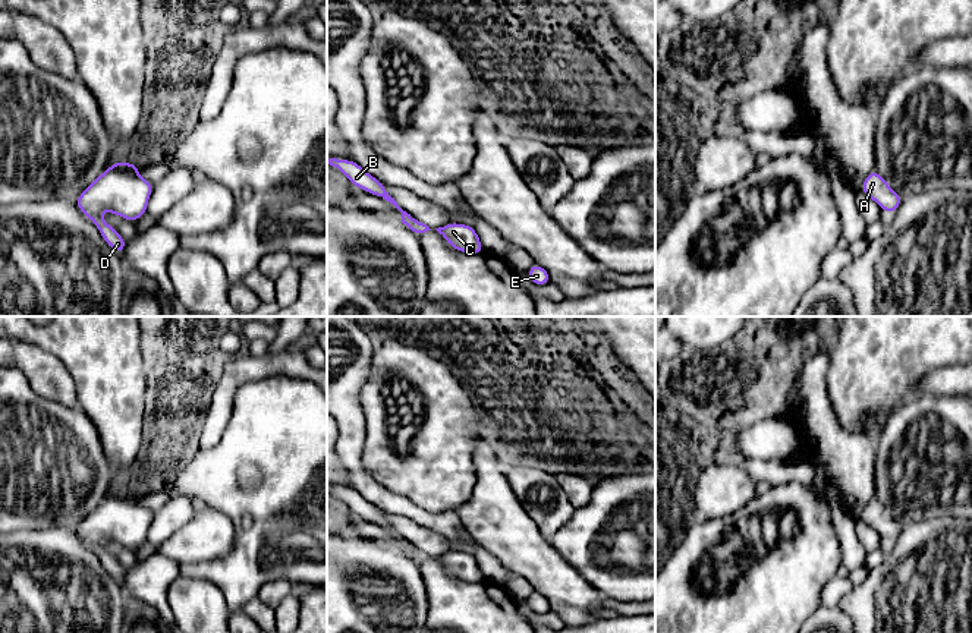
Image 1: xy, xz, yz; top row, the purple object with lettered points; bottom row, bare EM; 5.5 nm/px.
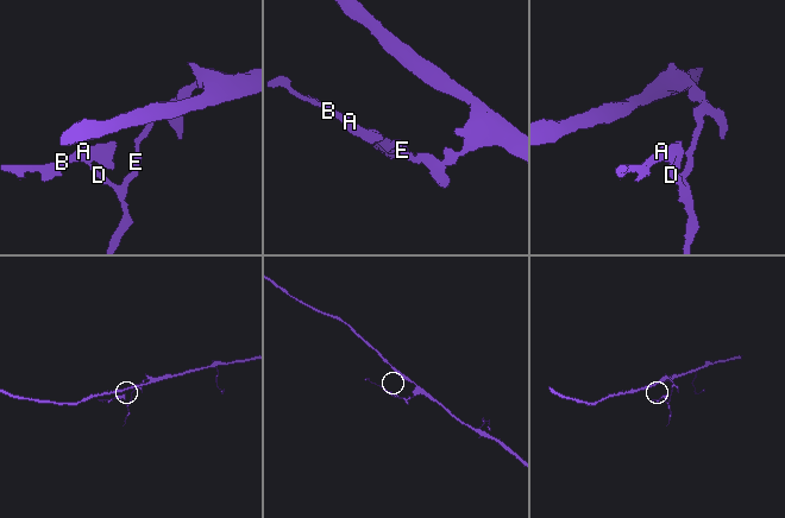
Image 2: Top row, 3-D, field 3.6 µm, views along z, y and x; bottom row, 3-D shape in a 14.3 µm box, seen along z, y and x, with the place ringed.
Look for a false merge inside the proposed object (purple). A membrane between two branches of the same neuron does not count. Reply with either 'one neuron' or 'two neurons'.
two neurons

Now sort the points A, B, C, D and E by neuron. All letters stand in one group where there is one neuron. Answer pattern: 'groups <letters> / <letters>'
groups A B C / D E

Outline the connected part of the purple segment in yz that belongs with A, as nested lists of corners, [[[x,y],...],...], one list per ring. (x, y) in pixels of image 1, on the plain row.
[[[875,498],[865,504],[861,520],[864,520],[868,526],[875,529],[881,539],[887,541],[896,539],[903,529],[903,525],[896,522],[888,514],[886,507]]]

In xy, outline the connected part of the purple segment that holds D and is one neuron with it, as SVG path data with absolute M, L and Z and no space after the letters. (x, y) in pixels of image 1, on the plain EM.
M97 536L97 538L81 538L85 545L91 547L94 554L98 557L100 563L103 564L104 570L119 583L123 582L126 570L119 560L116 560L108 551L106 551L100 541L104 536Z

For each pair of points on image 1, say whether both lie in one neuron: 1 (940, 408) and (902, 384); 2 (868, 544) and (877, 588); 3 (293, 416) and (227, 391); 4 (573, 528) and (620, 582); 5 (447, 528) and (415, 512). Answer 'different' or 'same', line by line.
1: different
2: different
3: different
4: same
5: same

